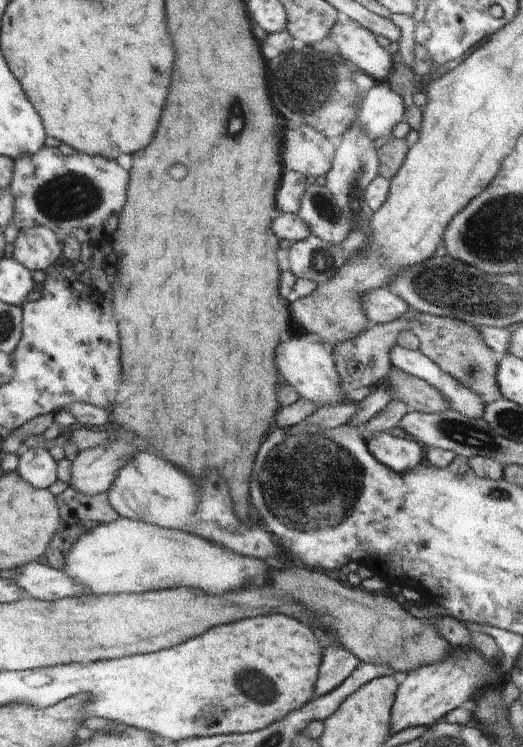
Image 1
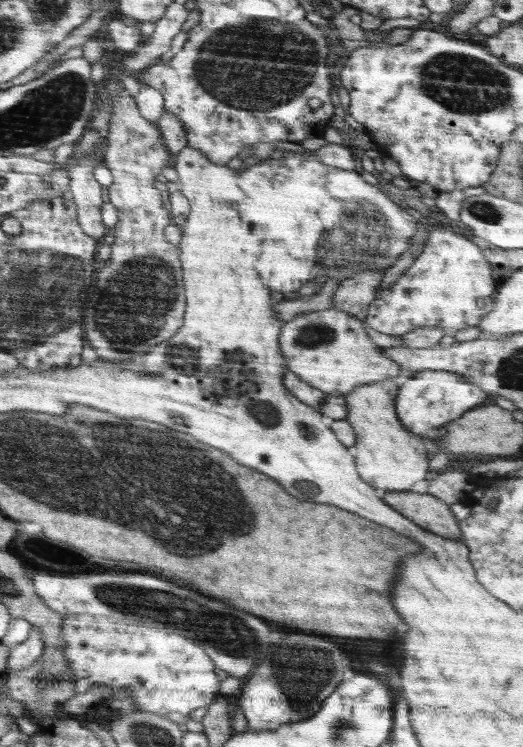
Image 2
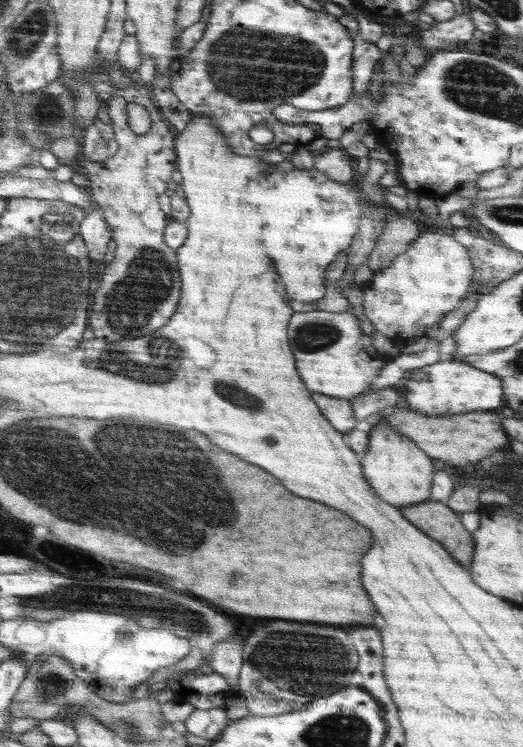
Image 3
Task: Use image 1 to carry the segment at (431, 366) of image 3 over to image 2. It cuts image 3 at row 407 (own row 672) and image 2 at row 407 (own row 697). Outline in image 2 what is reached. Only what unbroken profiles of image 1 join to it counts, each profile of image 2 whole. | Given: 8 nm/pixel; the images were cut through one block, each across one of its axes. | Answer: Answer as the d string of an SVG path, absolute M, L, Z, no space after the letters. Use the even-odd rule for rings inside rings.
M421 370L401 380L395 409L400 423L408 432L427 437L432 430L456 420L466 411L484 404L488 398L490 393L486 394L486 391L460 374L441 370Z

